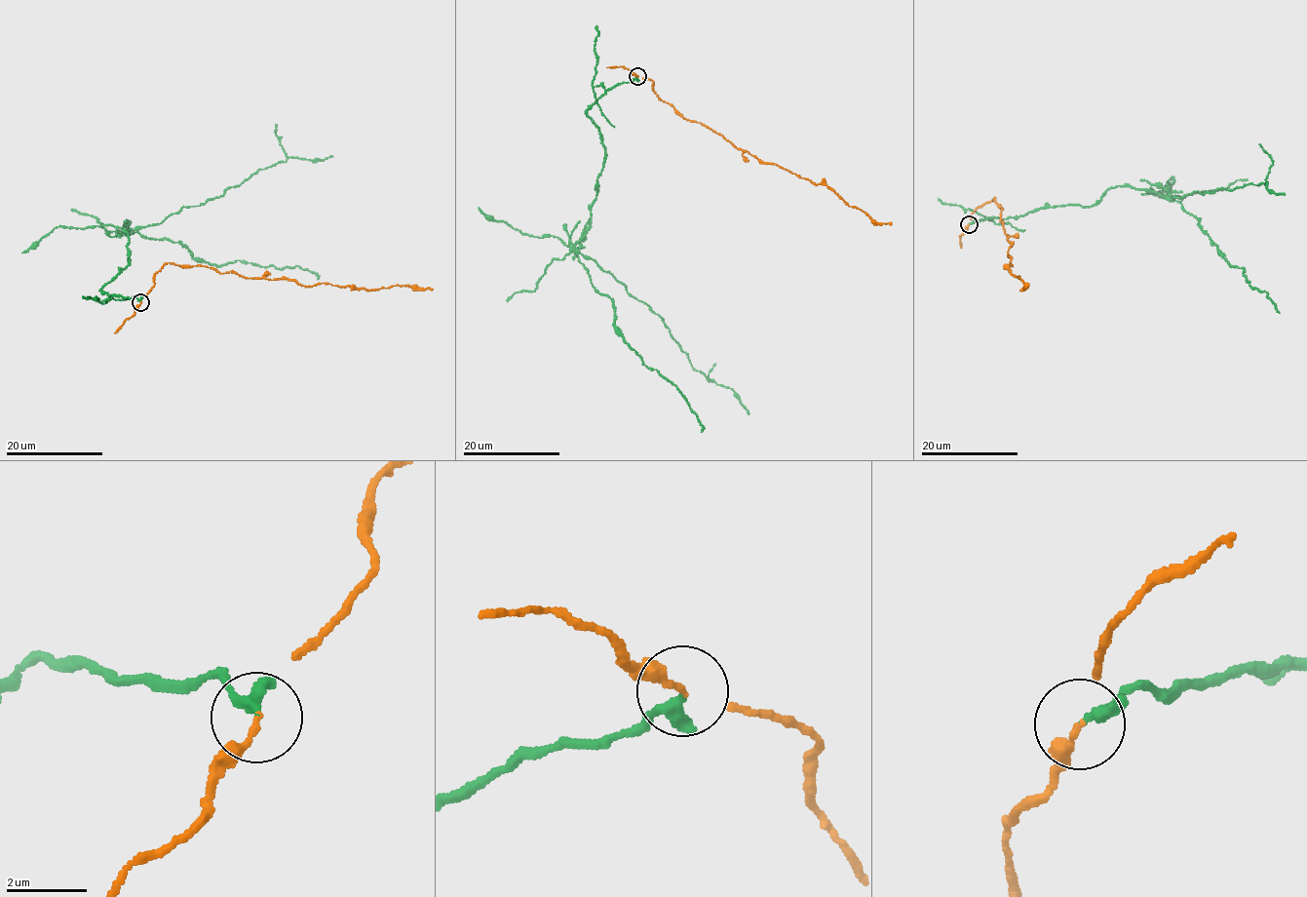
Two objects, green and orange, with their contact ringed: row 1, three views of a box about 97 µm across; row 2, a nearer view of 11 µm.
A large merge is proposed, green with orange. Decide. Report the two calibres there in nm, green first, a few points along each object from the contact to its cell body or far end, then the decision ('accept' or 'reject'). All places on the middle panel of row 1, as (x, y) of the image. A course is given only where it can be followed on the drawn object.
200/150 nm | green via (637, 76), (587, 111), (603, 167), (590, 228), (575, 248), (649, 306), (691, 365), (731, 388), (749, 414) | orange via (637, 76), (653, 82), (658, 97), (686, 119), (763, 162), (829, 186), (878, 222), (891, 222) | reject

